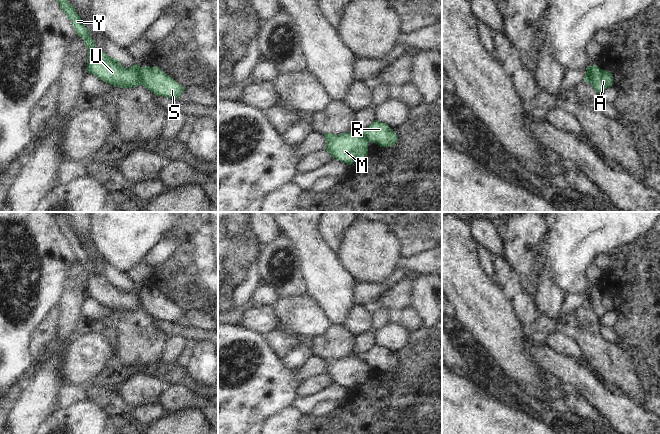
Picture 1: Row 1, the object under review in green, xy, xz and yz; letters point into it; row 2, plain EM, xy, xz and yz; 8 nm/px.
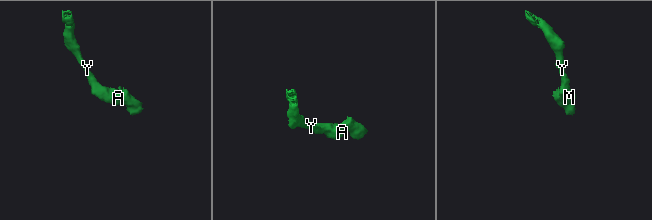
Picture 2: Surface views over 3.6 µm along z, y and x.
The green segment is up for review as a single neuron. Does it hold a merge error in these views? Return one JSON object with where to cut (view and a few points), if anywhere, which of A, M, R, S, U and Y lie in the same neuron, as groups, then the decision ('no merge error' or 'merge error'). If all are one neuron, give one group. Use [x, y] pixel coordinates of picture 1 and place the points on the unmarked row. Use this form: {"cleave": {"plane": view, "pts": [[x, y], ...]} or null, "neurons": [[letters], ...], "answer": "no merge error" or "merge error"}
{"cleave": {"plane": "xy", "pts": [[139, 291], [140, 306], [142, 308]]}, "neurons": [["A", "M", "U", "Y"], ["R", "S"]], "answer": "merge error"}

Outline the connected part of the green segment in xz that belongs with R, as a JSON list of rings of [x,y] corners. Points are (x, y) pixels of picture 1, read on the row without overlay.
[[[374,345],[360,358],[371,367],[376,367],[380,371],[393,370],[397,364],[397,358],[390,353],[389,349],[380,345]]]

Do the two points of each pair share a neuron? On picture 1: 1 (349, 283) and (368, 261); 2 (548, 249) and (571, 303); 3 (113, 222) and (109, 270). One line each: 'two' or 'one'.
1: two
2: two
3: two

